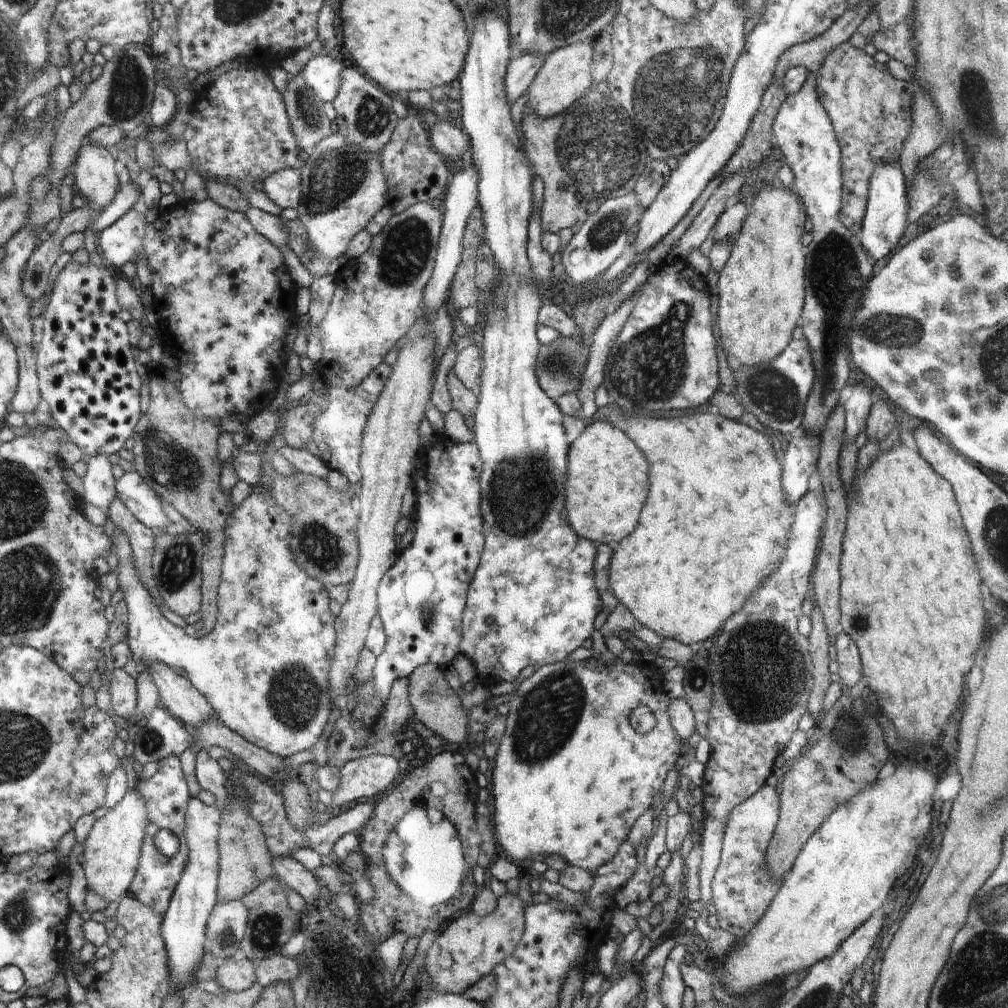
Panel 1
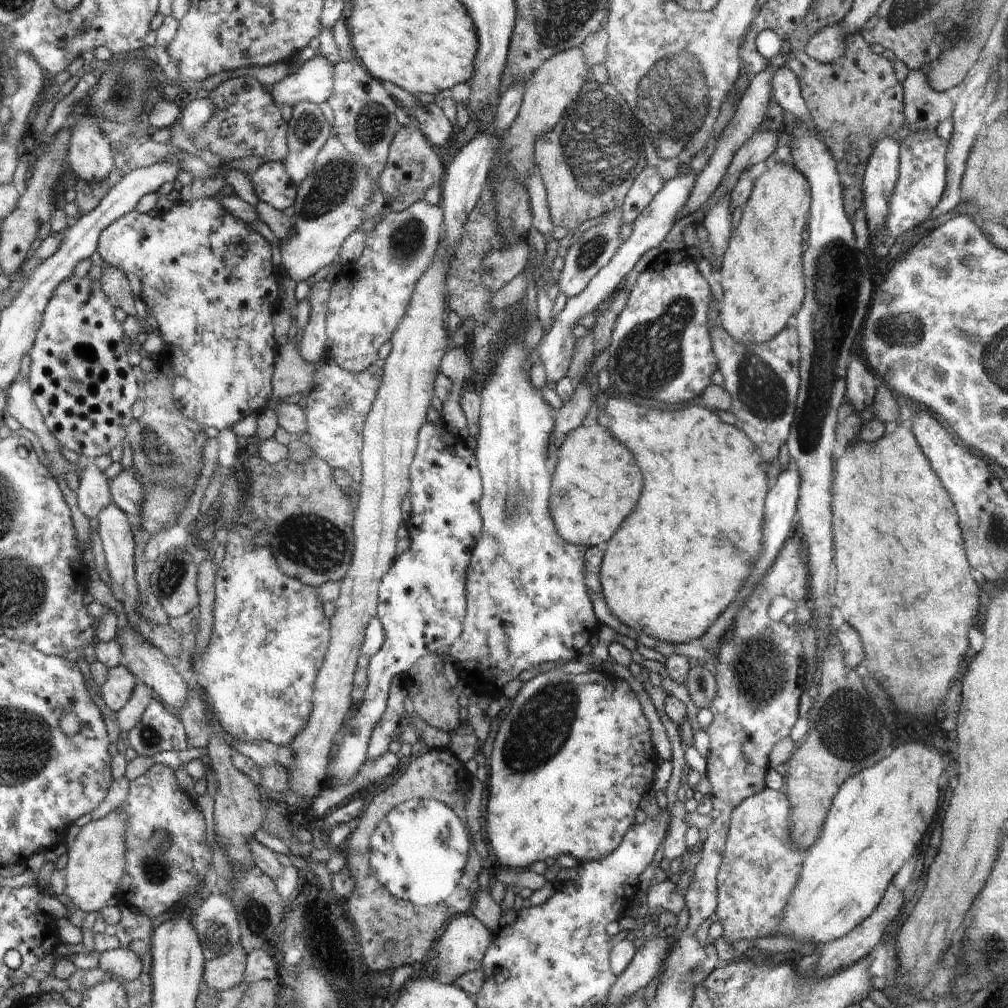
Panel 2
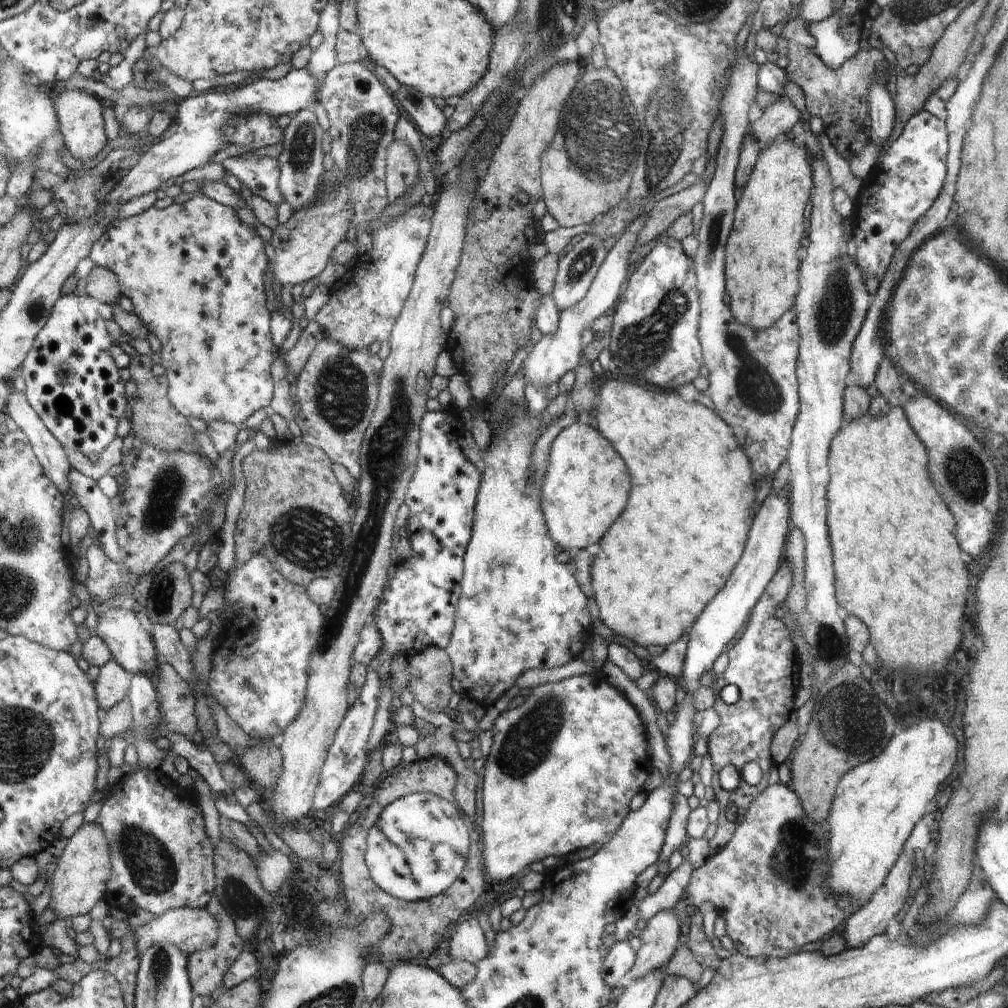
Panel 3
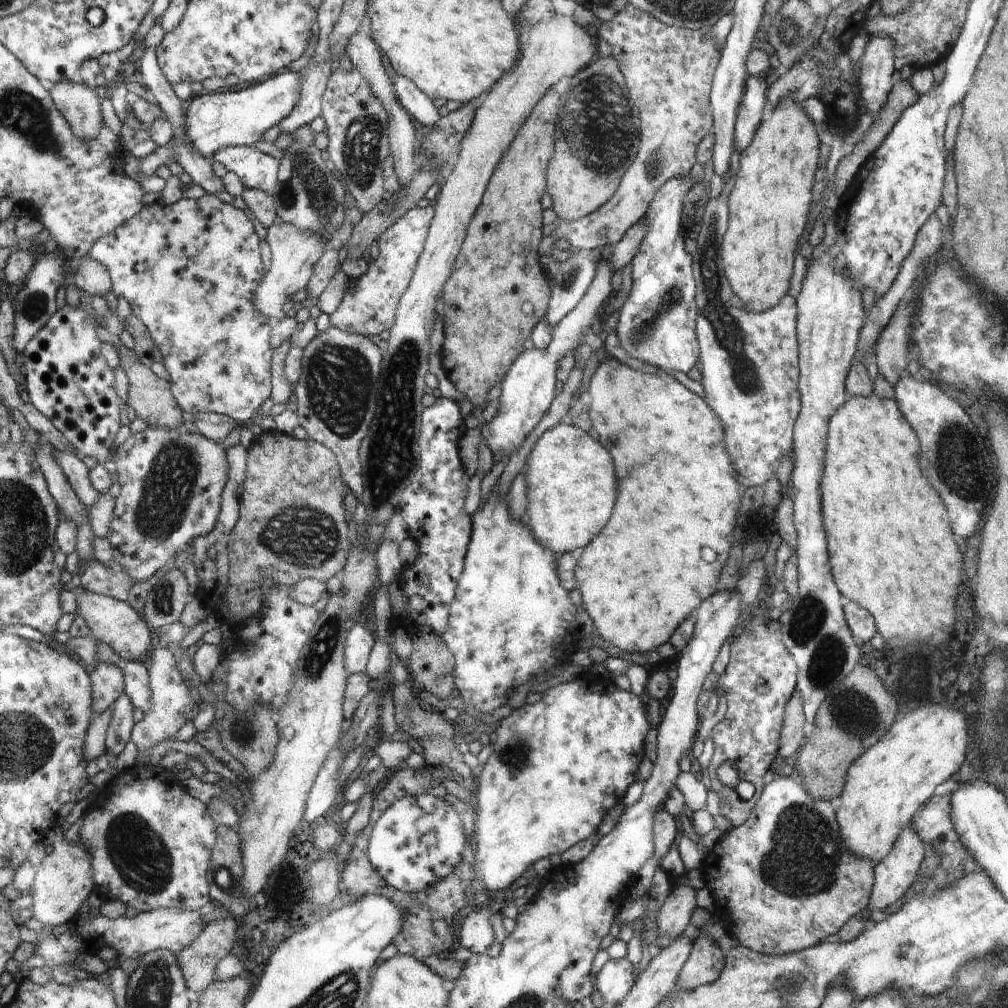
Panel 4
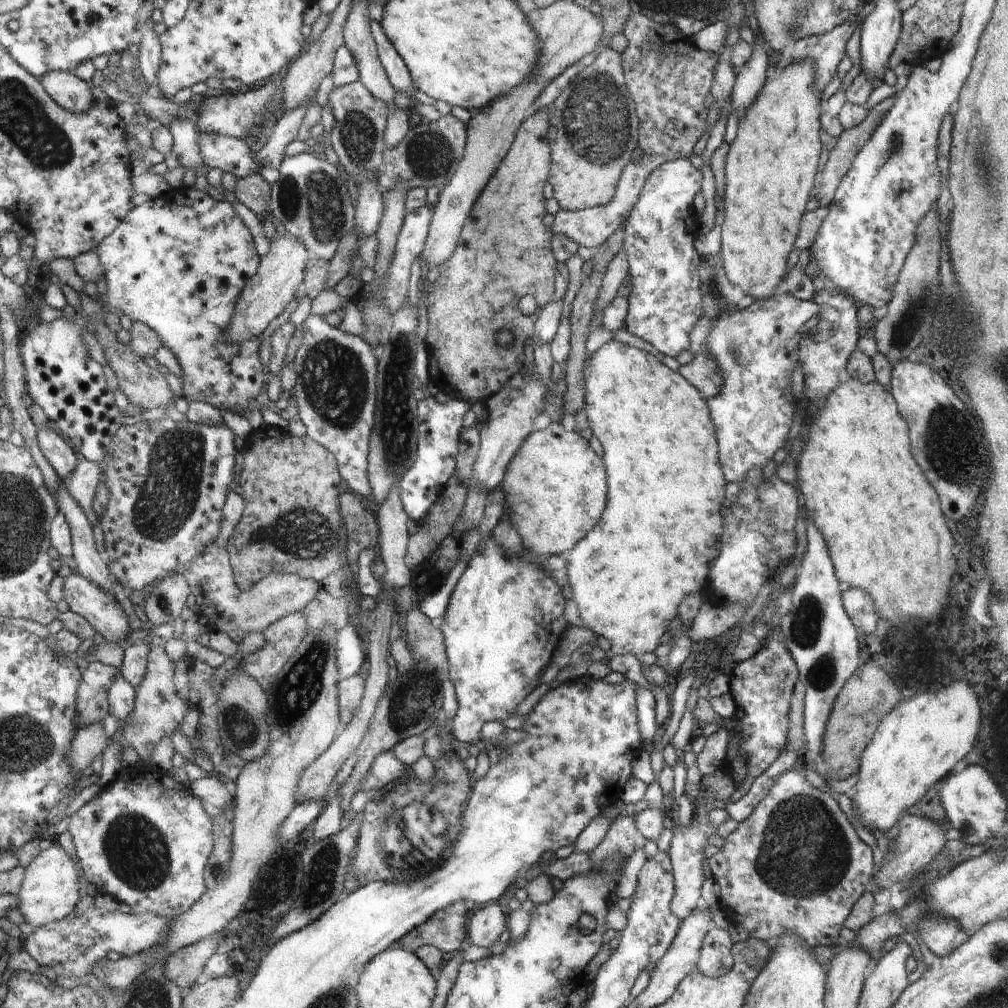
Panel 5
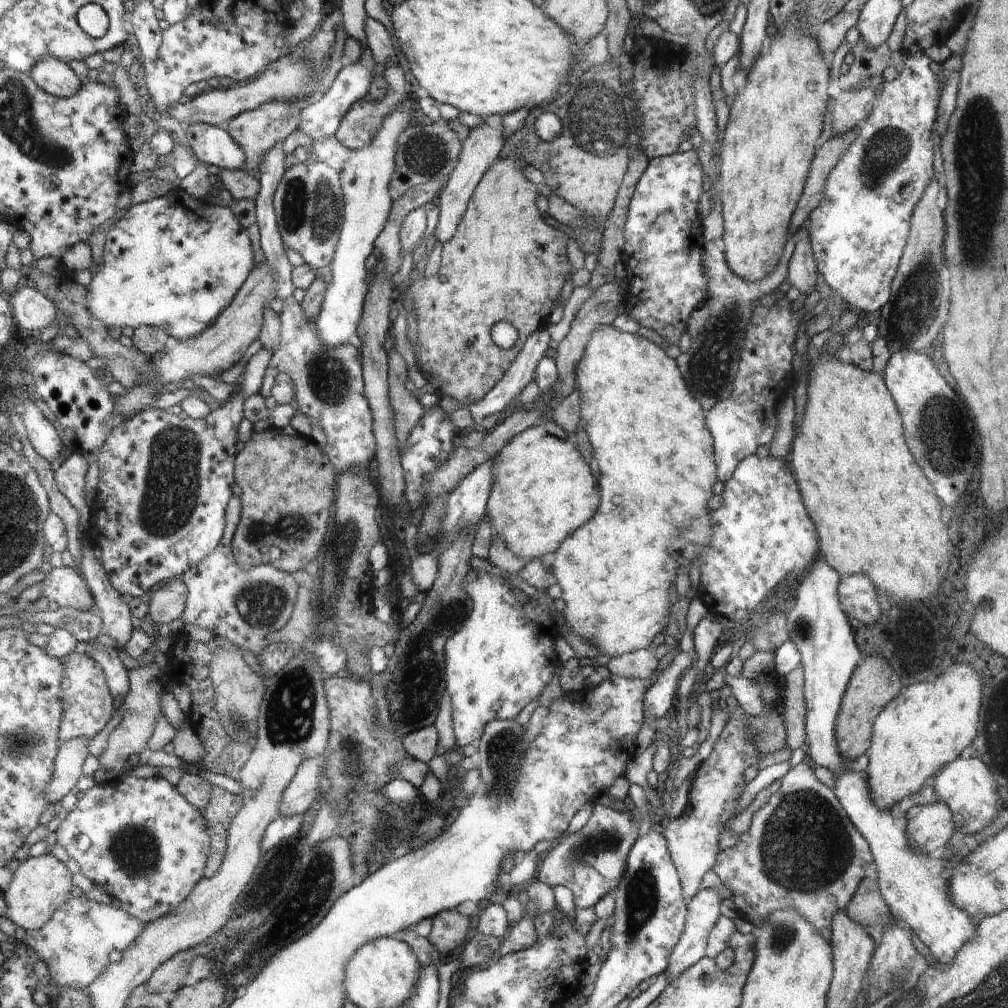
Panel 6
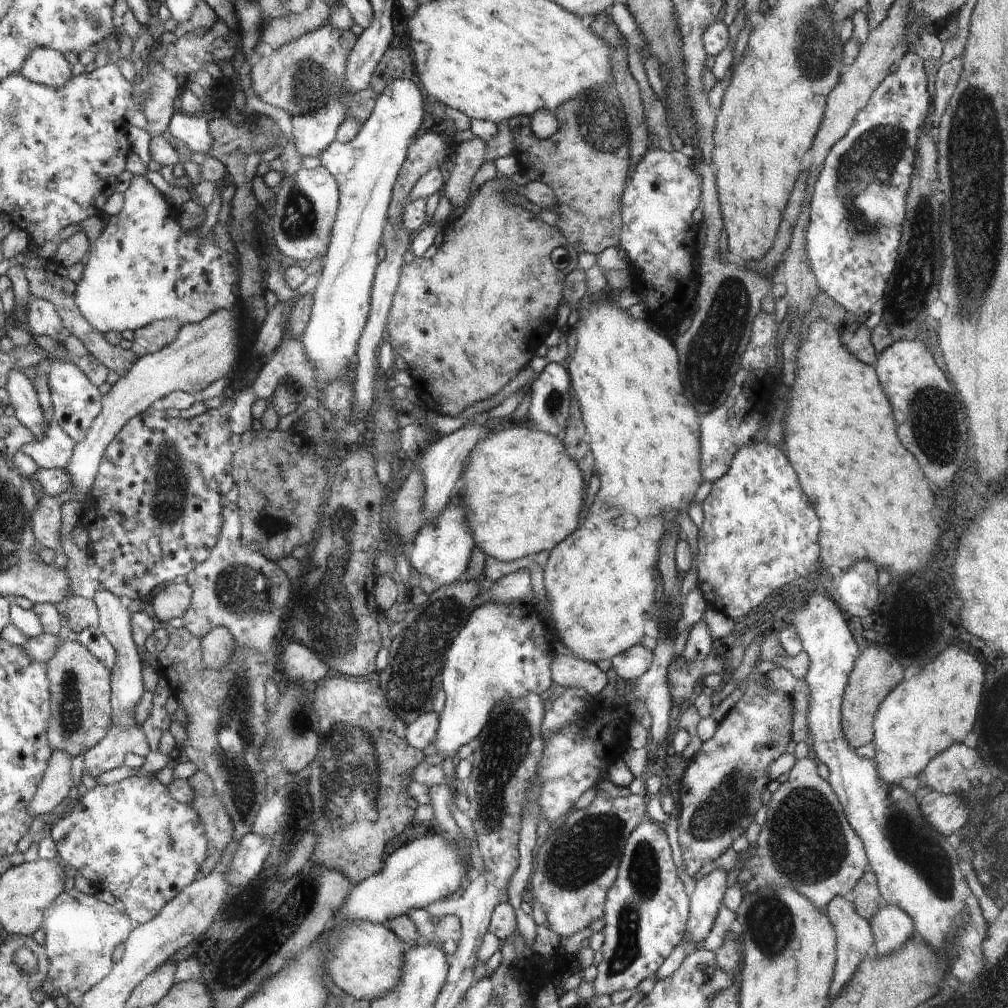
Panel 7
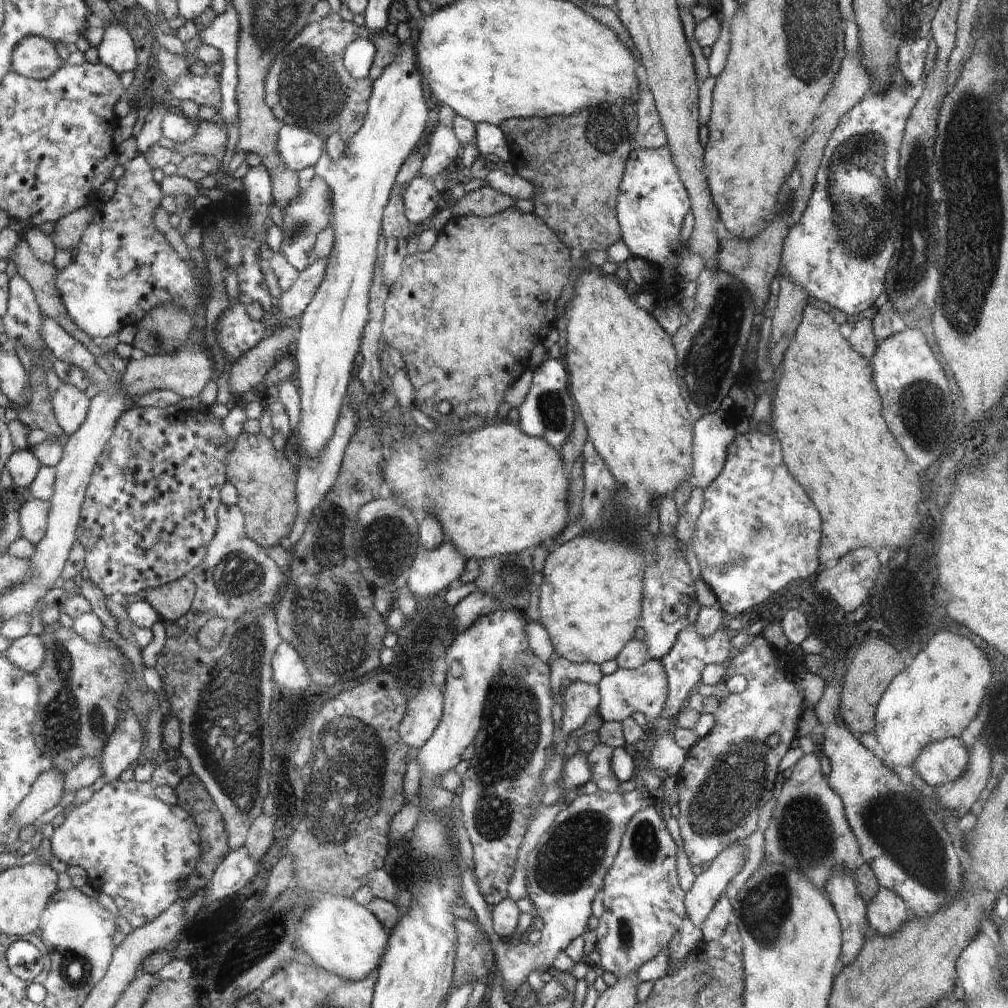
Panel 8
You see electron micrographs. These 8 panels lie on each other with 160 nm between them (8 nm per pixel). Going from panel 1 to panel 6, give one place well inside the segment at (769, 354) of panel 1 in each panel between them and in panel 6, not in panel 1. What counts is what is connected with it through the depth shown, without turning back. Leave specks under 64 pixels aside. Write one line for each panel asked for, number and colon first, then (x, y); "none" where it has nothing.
2: (761, 276)
3: (761, 267)
4: (768, 207)
5: (770, 168)
6: (767, 151)

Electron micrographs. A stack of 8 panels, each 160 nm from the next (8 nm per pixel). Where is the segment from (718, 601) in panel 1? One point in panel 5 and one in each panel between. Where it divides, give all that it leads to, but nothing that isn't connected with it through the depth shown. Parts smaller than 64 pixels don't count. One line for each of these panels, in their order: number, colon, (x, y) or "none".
2: (683, 559)
3: (696, 498)
4: (643, 575)
5: (662, 530)

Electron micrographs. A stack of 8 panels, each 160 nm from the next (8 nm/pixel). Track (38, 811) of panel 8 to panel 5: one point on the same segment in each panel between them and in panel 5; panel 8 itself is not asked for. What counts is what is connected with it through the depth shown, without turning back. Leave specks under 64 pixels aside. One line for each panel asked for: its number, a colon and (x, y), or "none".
5: (91, 741)
6: (72, 755)
7: (58, 782)

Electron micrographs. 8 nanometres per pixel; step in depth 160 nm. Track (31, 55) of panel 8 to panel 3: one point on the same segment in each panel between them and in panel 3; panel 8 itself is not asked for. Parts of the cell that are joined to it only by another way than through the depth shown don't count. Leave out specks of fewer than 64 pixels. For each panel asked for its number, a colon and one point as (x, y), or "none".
3: (81, 116)
4: (80, 105)
5: (73, 94)
6: (57, 77)
7: (47, 66)

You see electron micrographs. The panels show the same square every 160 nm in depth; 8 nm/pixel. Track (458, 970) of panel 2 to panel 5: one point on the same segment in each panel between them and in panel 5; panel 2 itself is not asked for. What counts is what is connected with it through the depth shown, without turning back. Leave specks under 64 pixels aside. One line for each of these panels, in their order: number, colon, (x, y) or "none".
3: (468, 942)
4: (476, 934)
5: (485, 925)

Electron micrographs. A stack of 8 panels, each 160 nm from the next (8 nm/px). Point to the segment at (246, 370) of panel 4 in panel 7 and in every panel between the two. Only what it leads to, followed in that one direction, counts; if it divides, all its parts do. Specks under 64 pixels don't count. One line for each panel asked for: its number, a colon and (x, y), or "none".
5: (181, 272)
6: (163, 266)
7: (142, 268)

